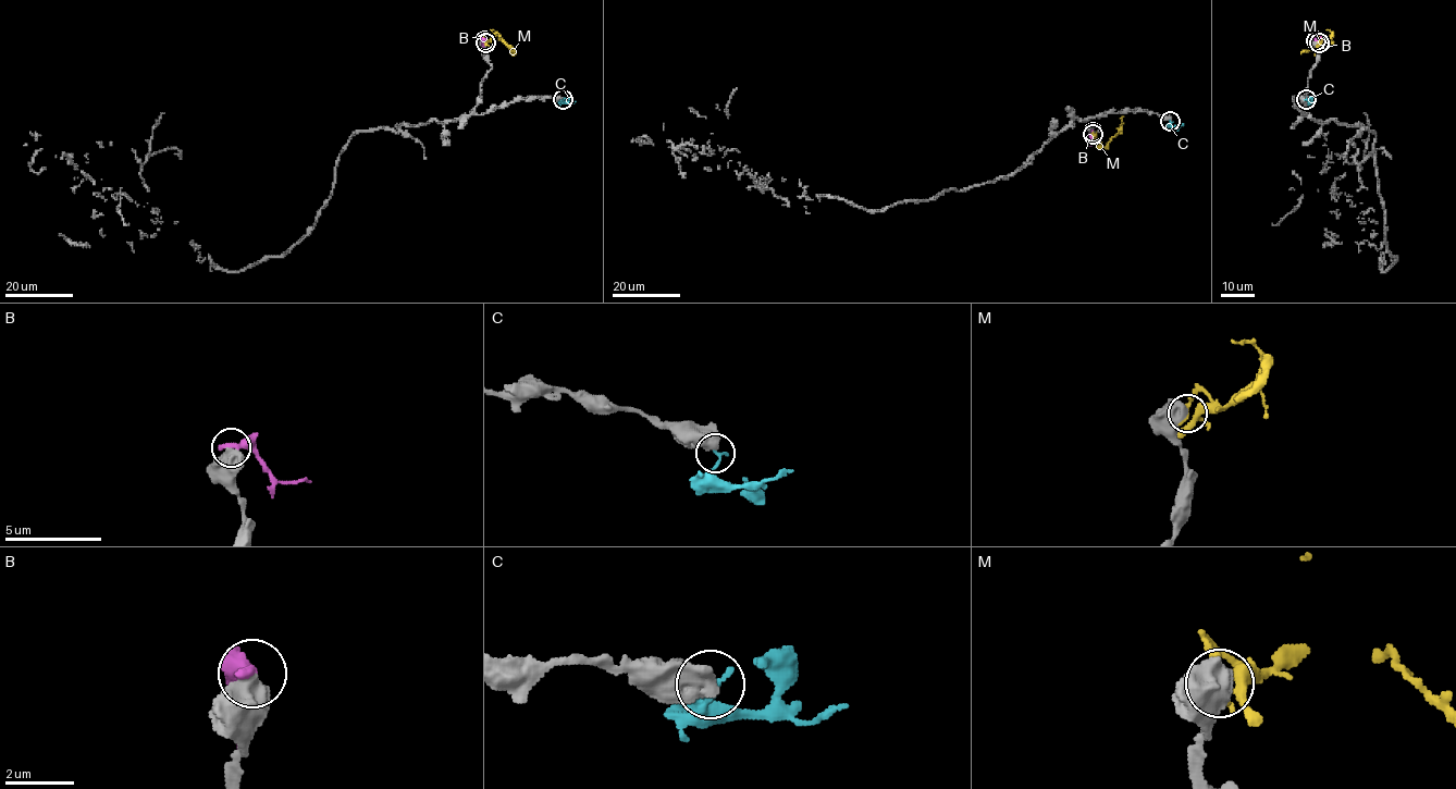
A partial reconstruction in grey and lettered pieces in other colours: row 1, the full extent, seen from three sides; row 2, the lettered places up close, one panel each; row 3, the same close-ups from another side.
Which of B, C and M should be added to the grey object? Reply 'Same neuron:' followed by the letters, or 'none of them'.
Same neuron: none of them

